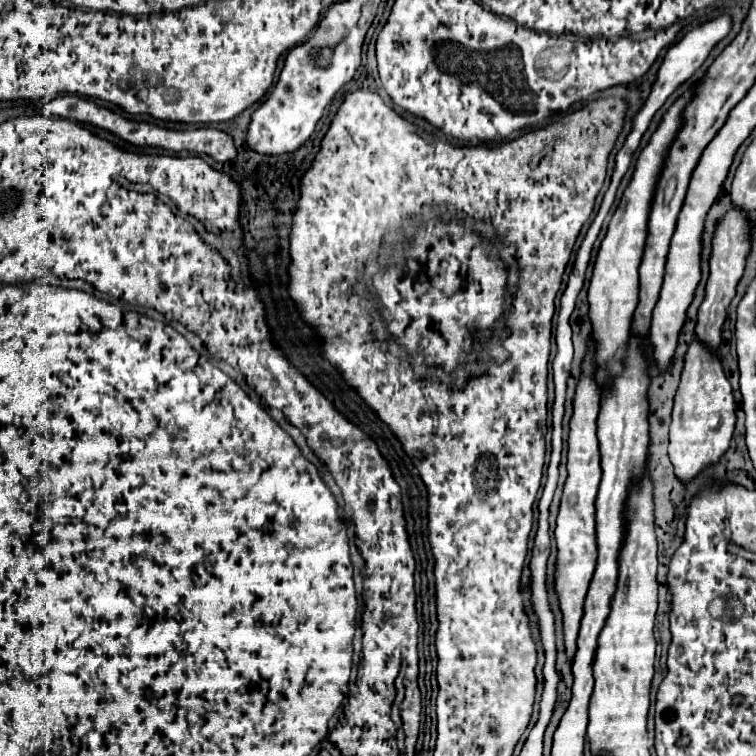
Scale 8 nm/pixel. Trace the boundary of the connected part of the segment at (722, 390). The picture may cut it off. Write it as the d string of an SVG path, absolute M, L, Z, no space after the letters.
M694 339L686 355L686 365L682 371L678 395L674 399L674 413L670 425L668 455L680 483L688 485L706 467L716 465L720 461L720 457L730 447L734 423L736 403L732 397L732 387L722 371L722 365L714 353L706 353L706 347L702 349L700 341Z

